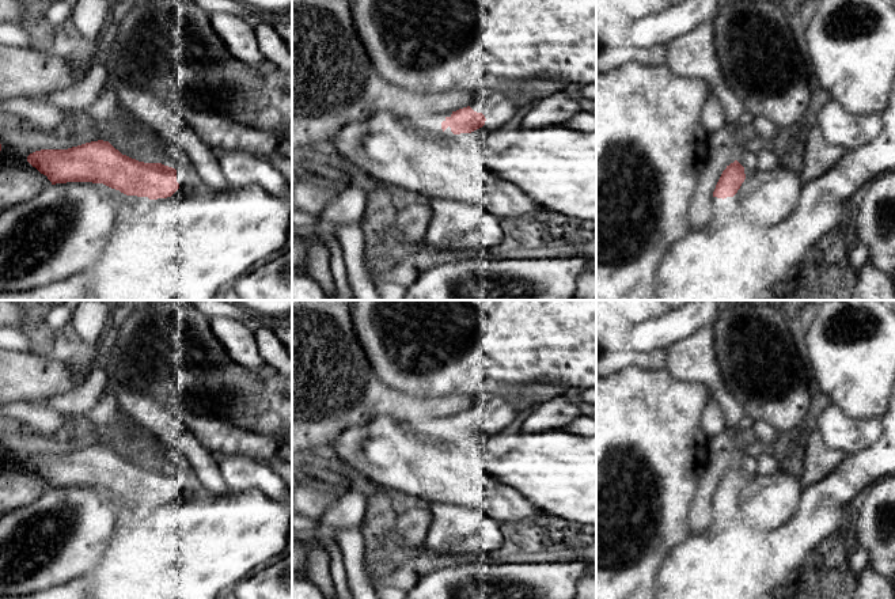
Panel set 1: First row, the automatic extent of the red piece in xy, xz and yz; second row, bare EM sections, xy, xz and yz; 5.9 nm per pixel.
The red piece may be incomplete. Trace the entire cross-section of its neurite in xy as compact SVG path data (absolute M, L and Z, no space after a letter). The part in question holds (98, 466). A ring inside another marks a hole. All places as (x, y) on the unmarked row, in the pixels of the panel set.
M98 444L68 454L41 454L27 466L52 489L67 486L103 488L126 500L149 504L171 501L178 493L187 497L182 475L162 467L144 467L122 459L109 446Z

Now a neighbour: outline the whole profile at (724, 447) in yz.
M731 429L709 439L708 466L699 474L698 490L690 507L690 534L705 531L713 522L713 496L723 475L736 465L740 450L739 435Z

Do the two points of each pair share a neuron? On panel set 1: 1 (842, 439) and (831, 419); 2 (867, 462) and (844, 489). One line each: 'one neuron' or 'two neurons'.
1: one neuron
2: one neuron

